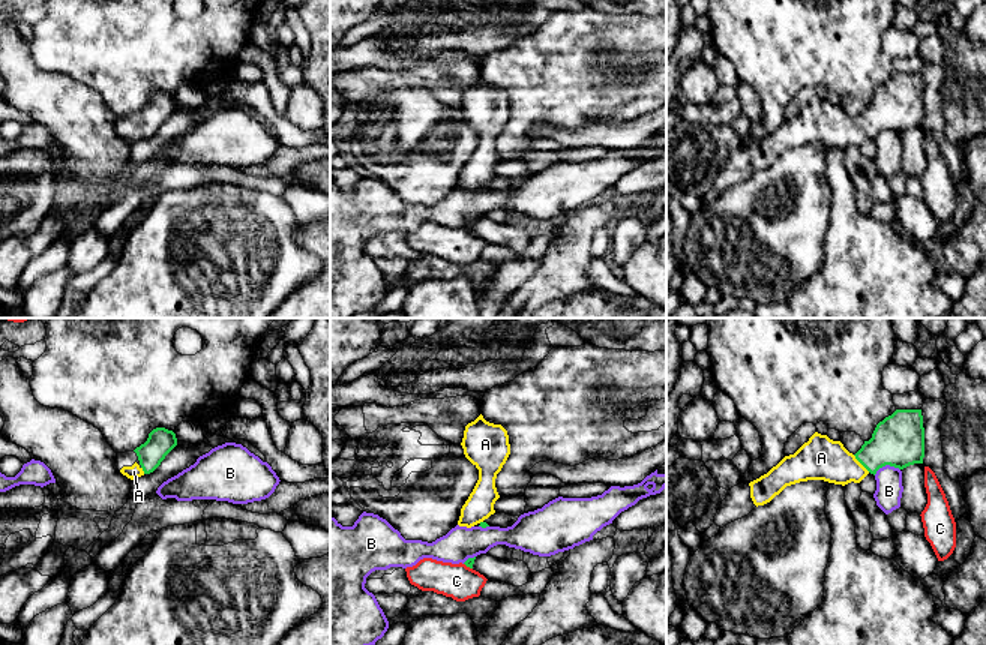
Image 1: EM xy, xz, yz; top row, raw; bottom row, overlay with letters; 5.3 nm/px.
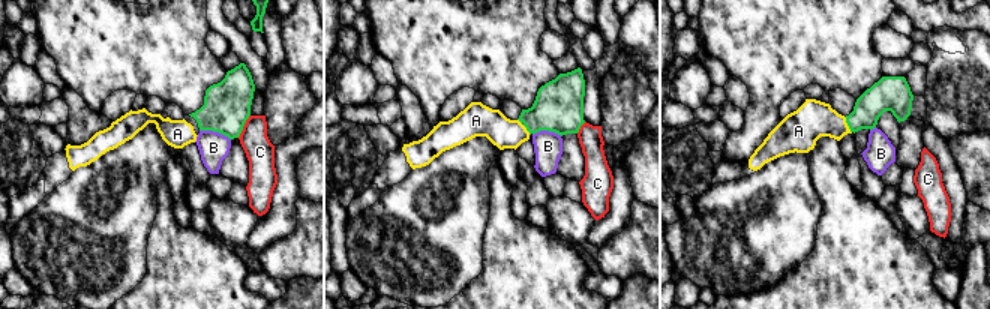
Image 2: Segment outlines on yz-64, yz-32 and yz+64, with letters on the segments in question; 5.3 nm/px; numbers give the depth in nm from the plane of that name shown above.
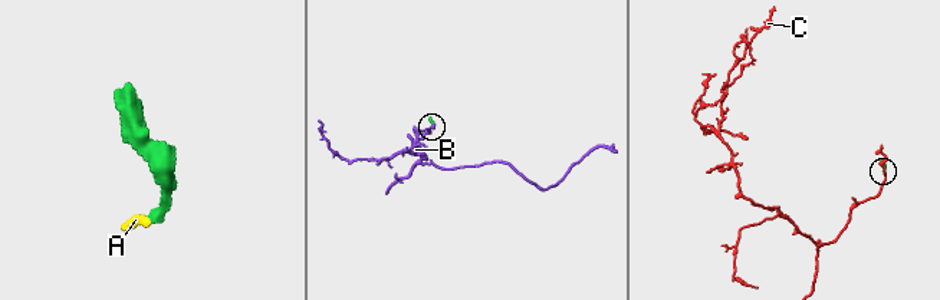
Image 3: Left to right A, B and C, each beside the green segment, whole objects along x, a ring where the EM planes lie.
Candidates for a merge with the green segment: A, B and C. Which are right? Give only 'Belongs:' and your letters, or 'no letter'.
Belongs: A

